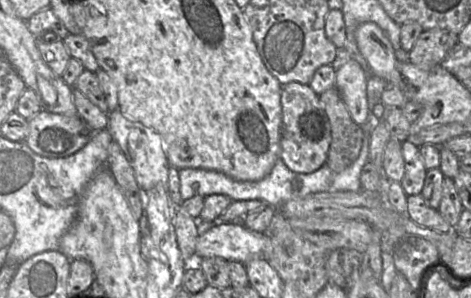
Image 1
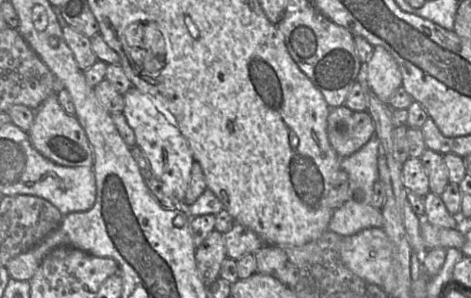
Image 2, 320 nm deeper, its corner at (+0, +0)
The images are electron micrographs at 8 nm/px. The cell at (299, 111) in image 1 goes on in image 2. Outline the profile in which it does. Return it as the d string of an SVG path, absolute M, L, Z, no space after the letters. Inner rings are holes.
M345 105L330 107L327 117L327 136L331 147L346 158L375 134L373 120L367 111L353 111Z

